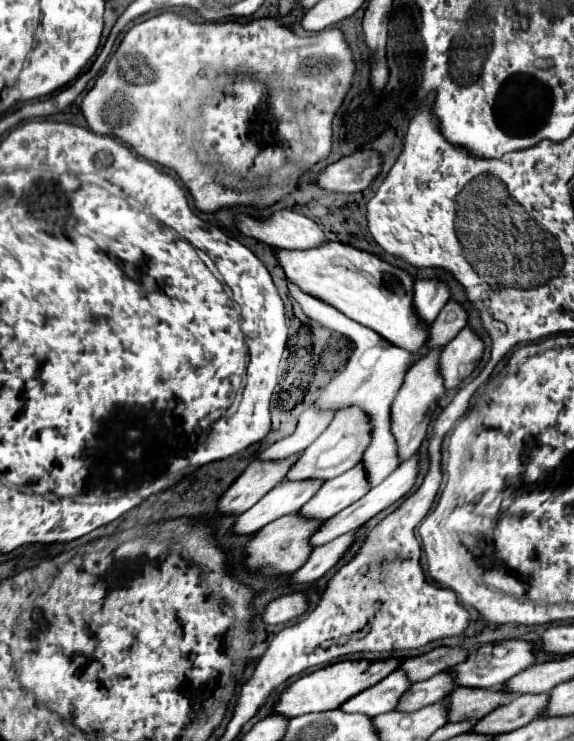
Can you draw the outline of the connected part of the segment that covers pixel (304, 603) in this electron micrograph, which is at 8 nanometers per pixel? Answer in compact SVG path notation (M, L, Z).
M302 591L290 593L290 595L282 595L278 599L274 599L266 611L264 611L264 621L266 623L290 623L294 619L298 619L300 615L304 615L308 611L308 595Z

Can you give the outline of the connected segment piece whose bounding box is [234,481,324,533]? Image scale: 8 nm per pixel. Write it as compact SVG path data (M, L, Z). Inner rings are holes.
M282 481L268 491L252 509L242 513L234 525L236 533L254 533L274 519L298 513L312 499L324 481Z

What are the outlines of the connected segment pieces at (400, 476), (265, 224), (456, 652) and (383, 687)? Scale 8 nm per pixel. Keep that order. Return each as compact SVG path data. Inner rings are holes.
M416 451L412 457L408 457L408 461L402 461L402 463L398 465L398 469L394 469L394 471L390 473L390 477L386 477L380 485L372 487L372 489L370 489L362 499L358 499L352 507L346 507L344 511L340 511L340 513L334 515L332 519L328 519L328 521L322 525L322 529L320 529L318 533L314 533L312 545L316 545L316 547L318 547L318 545L324 545L324 543L328 543L328 541L332 541L332 539L336 539L336 537L340 537L340 535L344 535L344 533L348 533L348 531L360 527L360 525L364 525L368 519L372 519L374 515L378 515L380 511L384 511L386 507L390 507L394 501L398 501L400 497L404 497L404 495L412 489L412 485L416 483L418 471L420 471L420 453Z
M288 209L276 211L268 221L238 217L236 223L244 235L256 237L278 249L314 249L328 241L312 219Z
M436 647L430 653L402 661L400 669L404 669L408 673L408 679L416 683L430 679L442 673L444 669L450 669L450 665L458 665L460 661L466 661L468 655L470 653L462 647Z
M398 669L398 671L390 673L386 679L382 679L380 683L354 695L350 701L346 701L342 705L342 709L348 713L364 713L370 717L394 711L398 707L402 695L410 689L410 685L412 683L408 683L404 673L400 673L400 669Z

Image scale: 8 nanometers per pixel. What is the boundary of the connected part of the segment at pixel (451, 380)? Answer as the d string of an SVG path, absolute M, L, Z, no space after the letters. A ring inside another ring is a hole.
M464 327L440 355L440 371L444 375L446 387L458 387L476 369L484 355L484 341L472 327Z

